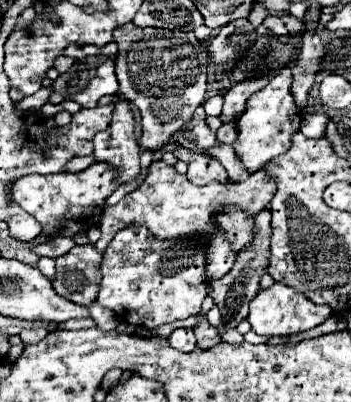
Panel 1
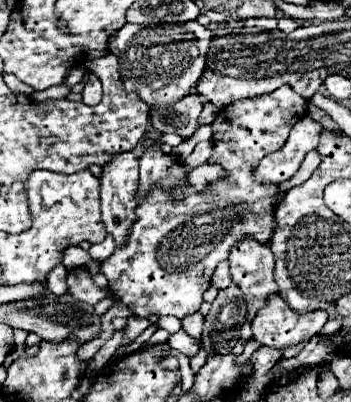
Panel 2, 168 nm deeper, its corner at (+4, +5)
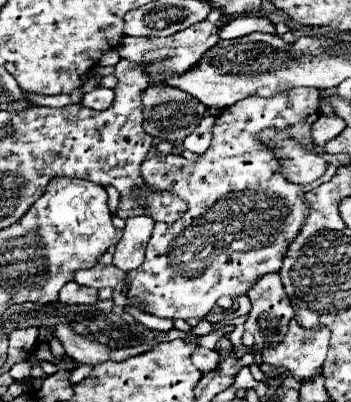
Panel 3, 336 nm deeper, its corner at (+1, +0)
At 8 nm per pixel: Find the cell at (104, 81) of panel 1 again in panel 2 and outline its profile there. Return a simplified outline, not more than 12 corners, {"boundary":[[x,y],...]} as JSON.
{"boundary":[[87,73],[81,95],[83,103],[101,101],[101,81]]}

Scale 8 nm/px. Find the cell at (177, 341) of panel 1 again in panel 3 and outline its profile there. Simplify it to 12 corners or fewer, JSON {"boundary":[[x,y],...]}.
{"boundary":[[198,348],[192,362],[204,374],[214,372],[220,364],[216,350]]}

